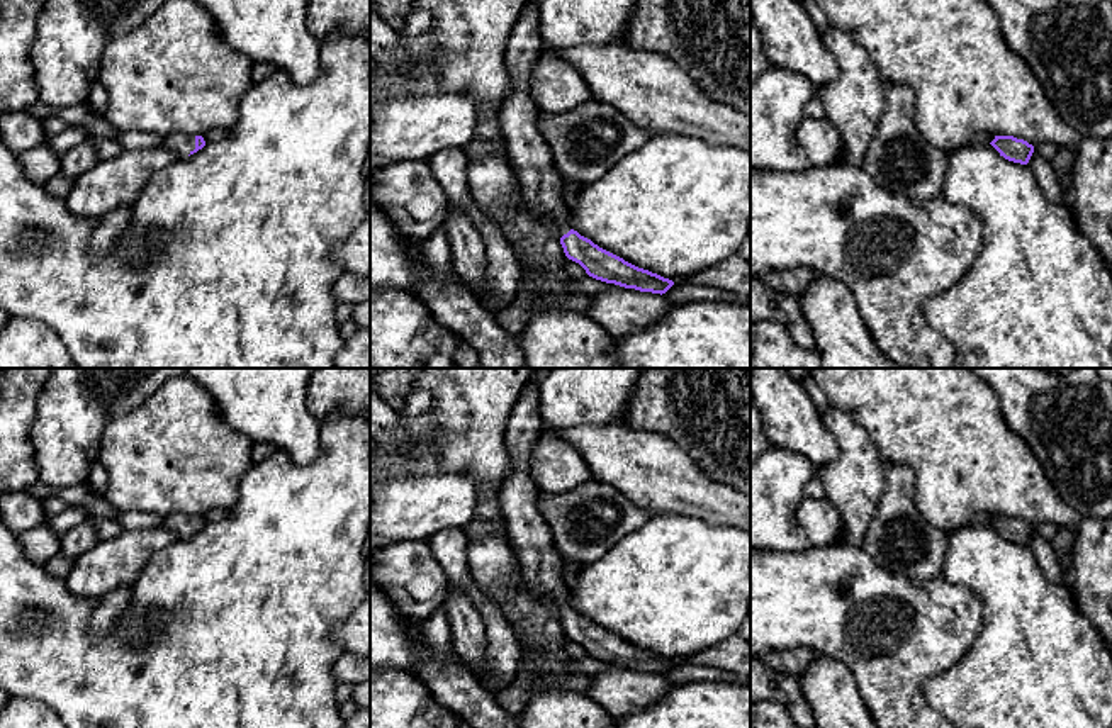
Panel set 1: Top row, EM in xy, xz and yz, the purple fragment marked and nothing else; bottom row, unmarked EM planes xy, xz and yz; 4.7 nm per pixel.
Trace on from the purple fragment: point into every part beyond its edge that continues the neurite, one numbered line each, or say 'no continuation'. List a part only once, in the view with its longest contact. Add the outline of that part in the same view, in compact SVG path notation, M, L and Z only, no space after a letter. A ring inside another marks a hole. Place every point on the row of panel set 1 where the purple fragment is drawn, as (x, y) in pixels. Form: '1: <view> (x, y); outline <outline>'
1: xy (182, 145); outline M173 134L163 137L163 148L175 151L178 156L187 158L195 149L195 136Z

